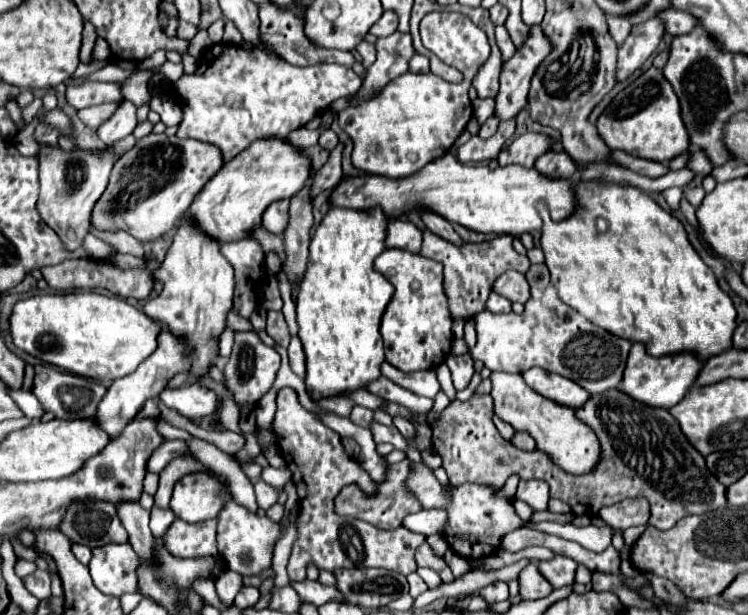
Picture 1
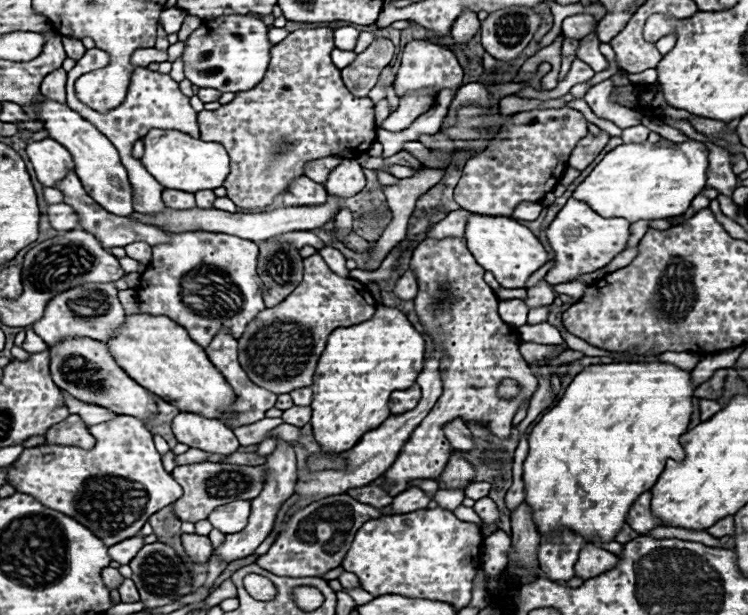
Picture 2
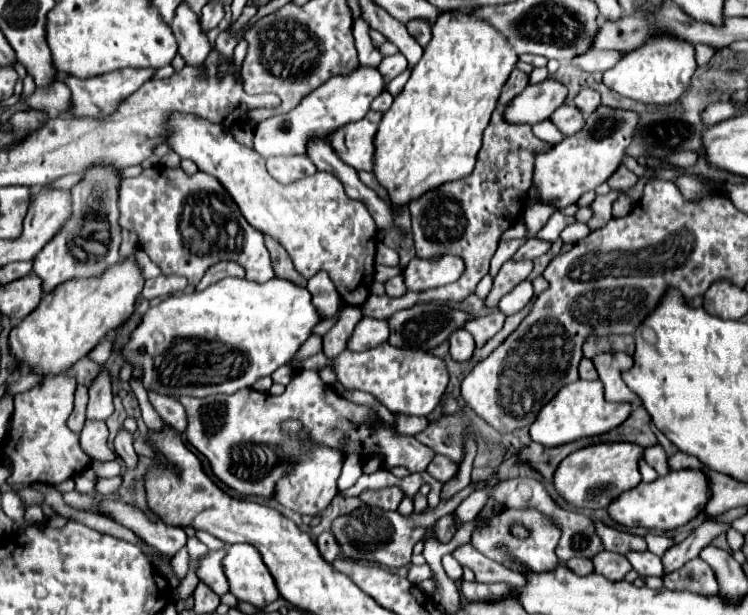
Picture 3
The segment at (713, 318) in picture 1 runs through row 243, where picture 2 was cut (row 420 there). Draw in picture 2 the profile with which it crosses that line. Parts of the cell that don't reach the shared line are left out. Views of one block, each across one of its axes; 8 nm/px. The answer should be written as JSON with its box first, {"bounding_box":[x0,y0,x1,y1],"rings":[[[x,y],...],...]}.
{"bounding_box":[522,354,694,546],"rings":[[[648,354],[644,356],[642,362],[624,362],[624,360],[616,360],[614,364],[596,364],[596,366],[588,366],[584,368],[572,382],[570,386],[566,388],[564,396],[558,400],[558,404],[554,408],[550,408],[542,418],[540,422],[532,428],[530,436],[528,436],[528,442],[530,442],[530,450],[528,450],[528,456],[524,460],[524,474],[522,474],[522,480],[524,480],[524,502],[530,506],[532,510],[532,520],[538,528],[538,532],[542,536],[550,536],[552,530],[556,528],[568,528],[572,532],[576,532],[578,536],[584,538],[584,544],[596,544],[594,540],[598,540],[596,546],[600,544],[608,544],[616,538],[616,534],[622,530],[622,526],[626,524],[626,514],[630,512],[630,506],[634,504],[634,500],[644,494],[646,490],[650,490],[654,486],[654,482],[660,478],[660,474],[664,472],[664,466],[666,466],[666,460],[672,458],[672,460],[684,460],[684,458],[676,458],[676,442],[678,438],[688,430],[688,424],[690,424],[690,414],[692,414],[692,392],[694,392],[694,386],[690,384],[690,372],[686,370],[680,370],[672,364],[662,364],[656,360],[658,354]]]}

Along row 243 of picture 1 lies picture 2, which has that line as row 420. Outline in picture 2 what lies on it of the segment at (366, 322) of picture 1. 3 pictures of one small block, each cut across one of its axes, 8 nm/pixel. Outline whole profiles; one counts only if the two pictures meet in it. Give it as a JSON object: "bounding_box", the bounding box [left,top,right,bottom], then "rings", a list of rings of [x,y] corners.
{"bounding_box":[312,306,424,450],"rings":[[[378,306],[366,322],[338,328],[330,334],[312,384],[312,430],[322,450],[350,450],[362,434],[390,416],[390,394],[414,384],[424,366],[424,336],[404,312]]]}

